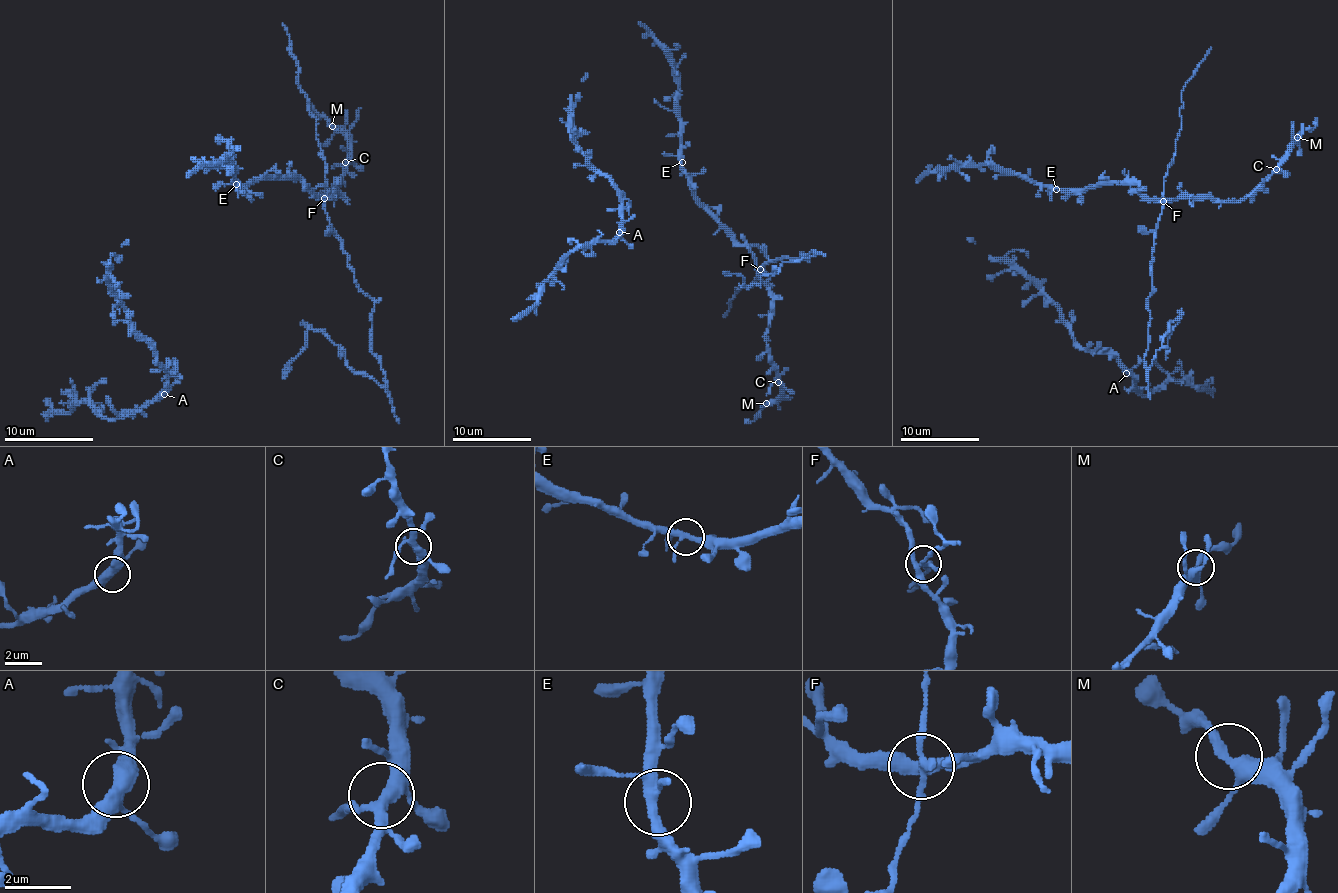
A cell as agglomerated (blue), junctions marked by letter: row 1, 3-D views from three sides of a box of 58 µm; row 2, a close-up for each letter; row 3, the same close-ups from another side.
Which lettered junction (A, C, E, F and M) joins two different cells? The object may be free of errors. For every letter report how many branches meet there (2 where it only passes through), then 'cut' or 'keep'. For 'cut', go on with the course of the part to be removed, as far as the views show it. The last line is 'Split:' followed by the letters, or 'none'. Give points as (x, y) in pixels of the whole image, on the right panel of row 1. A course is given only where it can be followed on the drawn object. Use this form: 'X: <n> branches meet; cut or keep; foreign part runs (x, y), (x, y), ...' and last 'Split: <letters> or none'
A: 3 branches meet; keep
C: 4 branches meet; keep
E: 4 branches meet; keep
F: 4 branches meet; cut; foreign part runs (1164, 200), (1152, 251), (1144, 358), (1148, 367), (1168, 326), (1179, 316), (1170, 336), (1166, 360)
M: 3 branches meet; keep
Split: F

